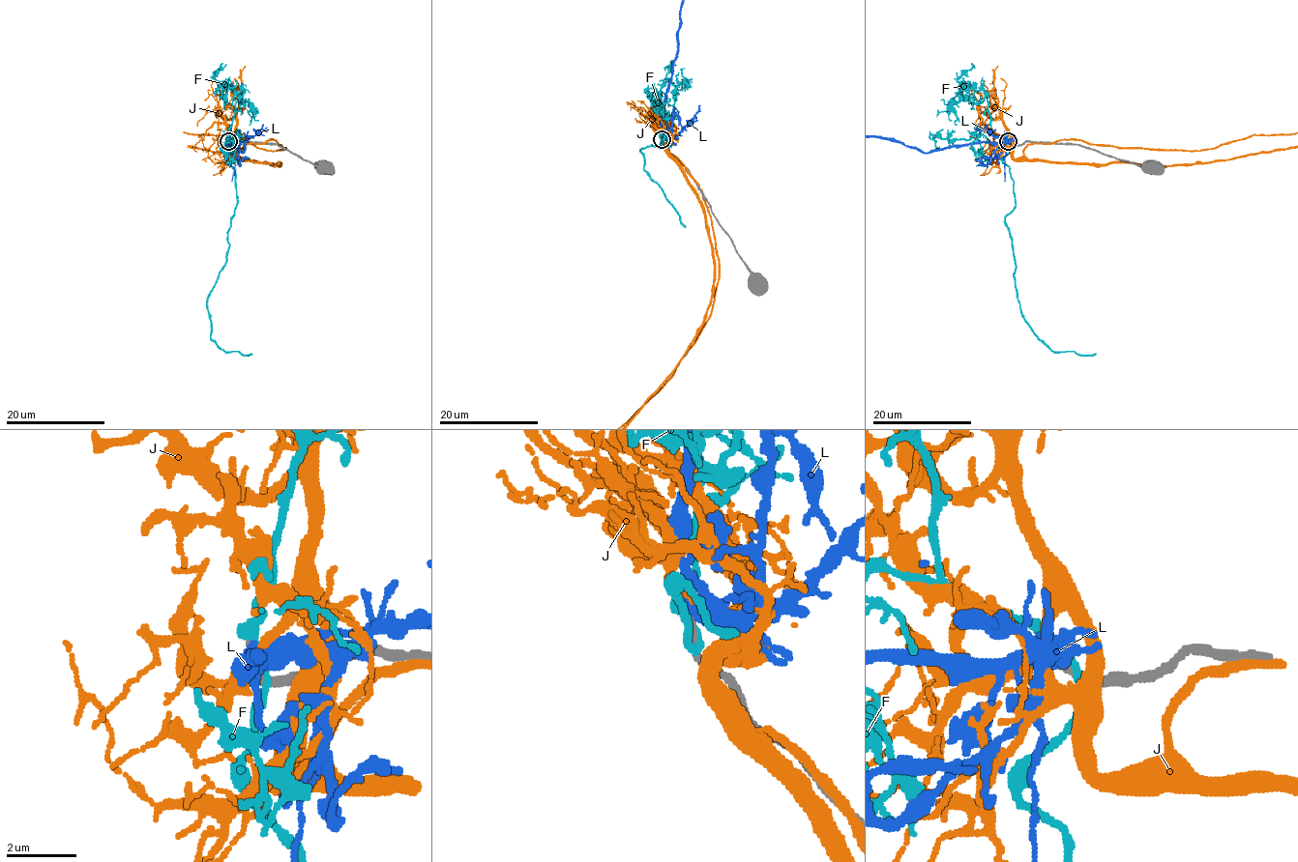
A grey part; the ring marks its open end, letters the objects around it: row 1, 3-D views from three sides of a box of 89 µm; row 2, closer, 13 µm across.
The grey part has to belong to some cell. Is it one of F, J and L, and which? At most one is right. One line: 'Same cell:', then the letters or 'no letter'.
Same cell: no letter

